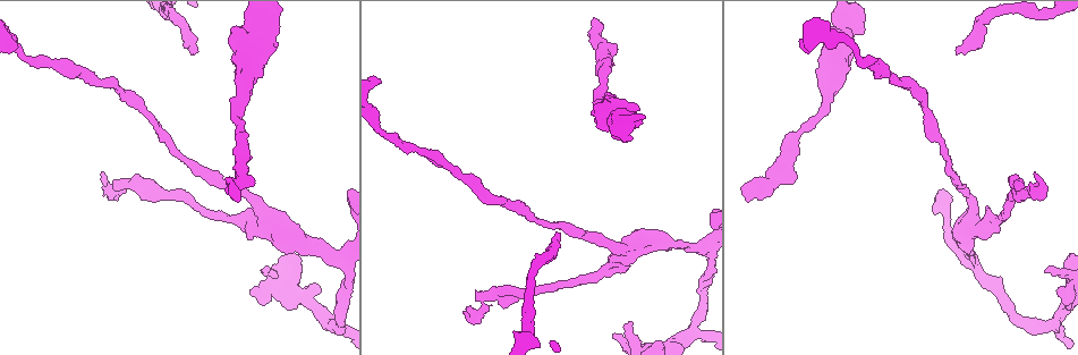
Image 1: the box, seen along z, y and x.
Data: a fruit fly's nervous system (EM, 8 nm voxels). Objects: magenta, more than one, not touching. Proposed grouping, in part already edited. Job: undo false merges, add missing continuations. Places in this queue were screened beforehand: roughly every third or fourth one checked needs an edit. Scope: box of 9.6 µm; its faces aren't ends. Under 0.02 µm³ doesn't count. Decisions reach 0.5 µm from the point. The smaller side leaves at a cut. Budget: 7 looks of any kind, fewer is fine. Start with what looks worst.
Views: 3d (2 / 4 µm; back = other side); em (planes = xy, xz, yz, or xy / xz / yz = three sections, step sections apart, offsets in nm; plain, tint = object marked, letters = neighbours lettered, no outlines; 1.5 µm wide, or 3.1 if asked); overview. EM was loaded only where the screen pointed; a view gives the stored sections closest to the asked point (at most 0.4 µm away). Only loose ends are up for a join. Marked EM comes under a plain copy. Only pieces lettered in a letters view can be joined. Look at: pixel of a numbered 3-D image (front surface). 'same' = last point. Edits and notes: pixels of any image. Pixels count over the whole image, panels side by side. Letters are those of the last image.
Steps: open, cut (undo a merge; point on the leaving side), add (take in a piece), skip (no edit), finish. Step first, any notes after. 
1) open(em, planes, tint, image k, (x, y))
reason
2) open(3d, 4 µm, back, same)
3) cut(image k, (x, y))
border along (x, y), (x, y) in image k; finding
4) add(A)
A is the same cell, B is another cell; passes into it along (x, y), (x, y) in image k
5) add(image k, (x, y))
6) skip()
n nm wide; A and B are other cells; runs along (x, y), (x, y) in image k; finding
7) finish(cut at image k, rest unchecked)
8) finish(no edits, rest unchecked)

open(3d, 2 µm, image 1, (558, 233))
end of a long branch

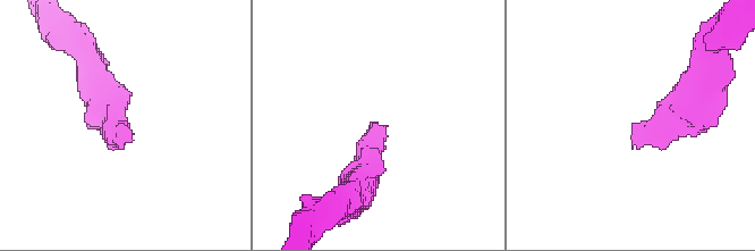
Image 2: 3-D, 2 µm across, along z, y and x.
open(em, xy, step 4, letters, image 2, (129, 129))

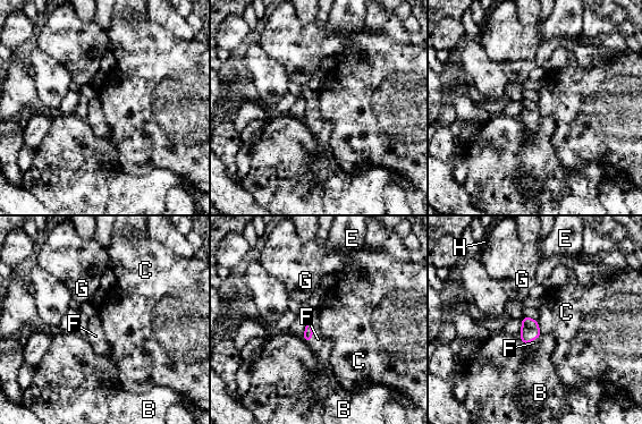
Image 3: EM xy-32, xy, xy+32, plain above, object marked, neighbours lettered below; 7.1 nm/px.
add(F)
F is the same cell, B, C, E, G and H are other cells; passes into it along (309, 331), (312, 331), (318, 339) in image 3; it goes on there

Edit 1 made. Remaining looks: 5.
open(overview)
redraw

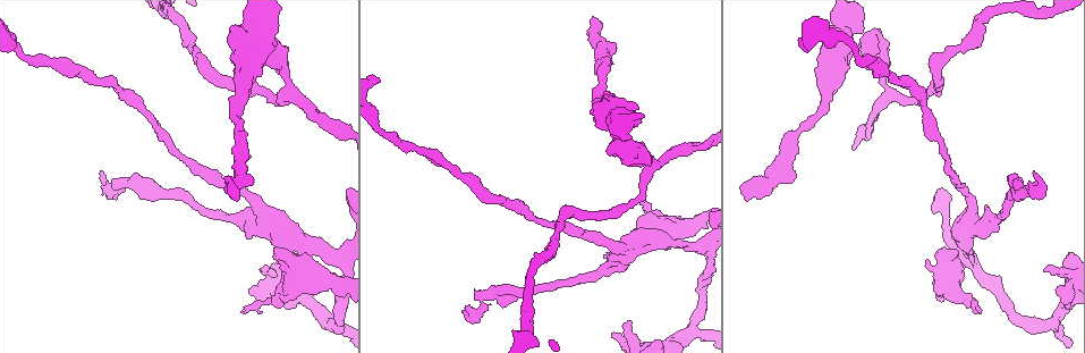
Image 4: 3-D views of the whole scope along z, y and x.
open(3d, 2 µm, image 4, (228, 192))
thick end

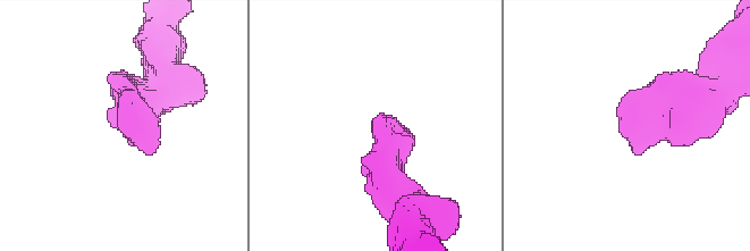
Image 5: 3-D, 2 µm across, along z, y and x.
open(em, yz, step 4, tint, image 5, (626, 132))

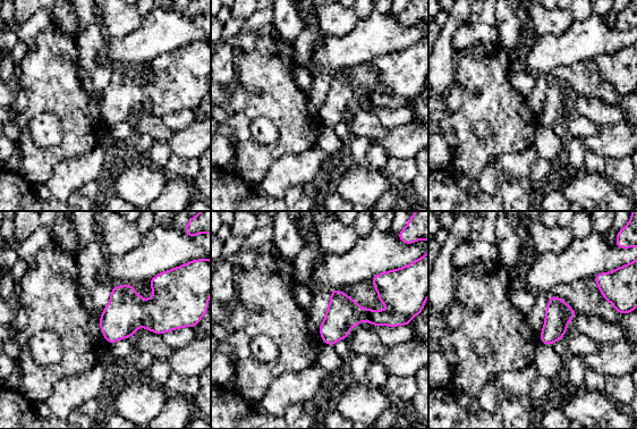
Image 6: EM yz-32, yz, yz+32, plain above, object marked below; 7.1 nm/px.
open(em, planes, letters, same)

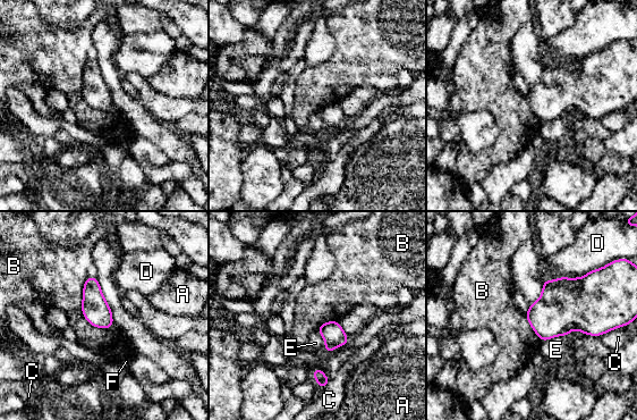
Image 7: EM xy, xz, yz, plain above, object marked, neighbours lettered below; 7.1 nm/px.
skip()
A, B, C, D, E and F are other cells; border along (86, 277), (82, 313), (109, 328) in image 7; no lettered piece goes on from it

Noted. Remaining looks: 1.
finish(add at image 3, rest unchecked)

